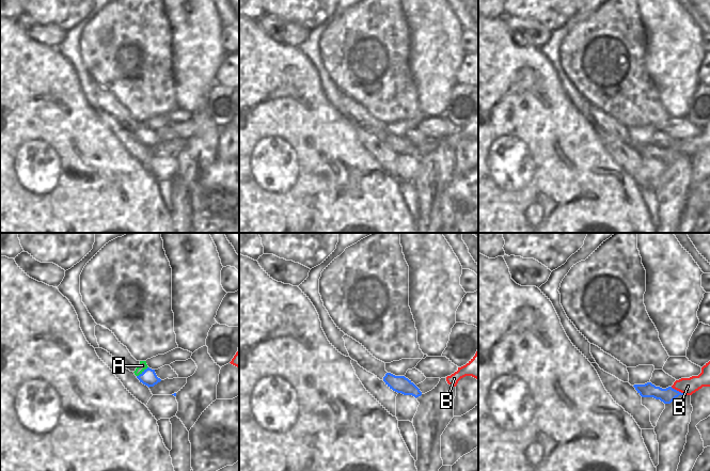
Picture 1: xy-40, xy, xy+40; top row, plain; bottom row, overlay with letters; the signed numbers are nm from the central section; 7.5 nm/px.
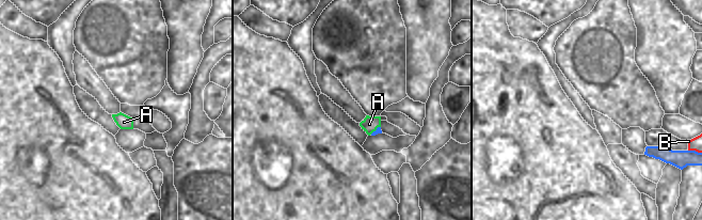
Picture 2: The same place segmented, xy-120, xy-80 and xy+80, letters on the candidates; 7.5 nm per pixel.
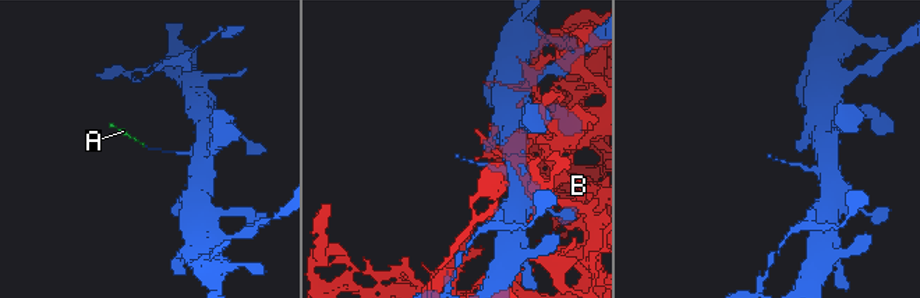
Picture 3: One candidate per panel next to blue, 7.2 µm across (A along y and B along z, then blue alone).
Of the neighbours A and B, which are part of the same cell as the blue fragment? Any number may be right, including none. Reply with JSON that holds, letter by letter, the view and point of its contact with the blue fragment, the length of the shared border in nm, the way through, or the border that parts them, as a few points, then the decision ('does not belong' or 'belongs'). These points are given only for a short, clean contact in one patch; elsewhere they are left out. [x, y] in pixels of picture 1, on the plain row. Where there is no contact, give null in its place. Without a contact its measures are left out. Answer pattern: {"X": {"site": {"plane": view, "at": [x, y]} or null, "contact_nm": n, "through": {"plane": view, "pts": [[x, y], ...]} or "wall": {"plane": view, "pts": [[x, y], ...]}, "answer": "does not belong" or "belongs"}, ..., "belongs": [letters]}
{"A": {"site": {"plane": "xy-40", "at": [142, 132]}, "contact_nm": 120, "wall": {"plane": "xy-40", "pts": [[147, 127], [137, 137]]}, "answer": "does not belong"}, "B": {"site": {"plane": "xy+40", "at": [678, 152]}, "contact_nm": 130, "answer": "does not belong"}, "belongs": []}

